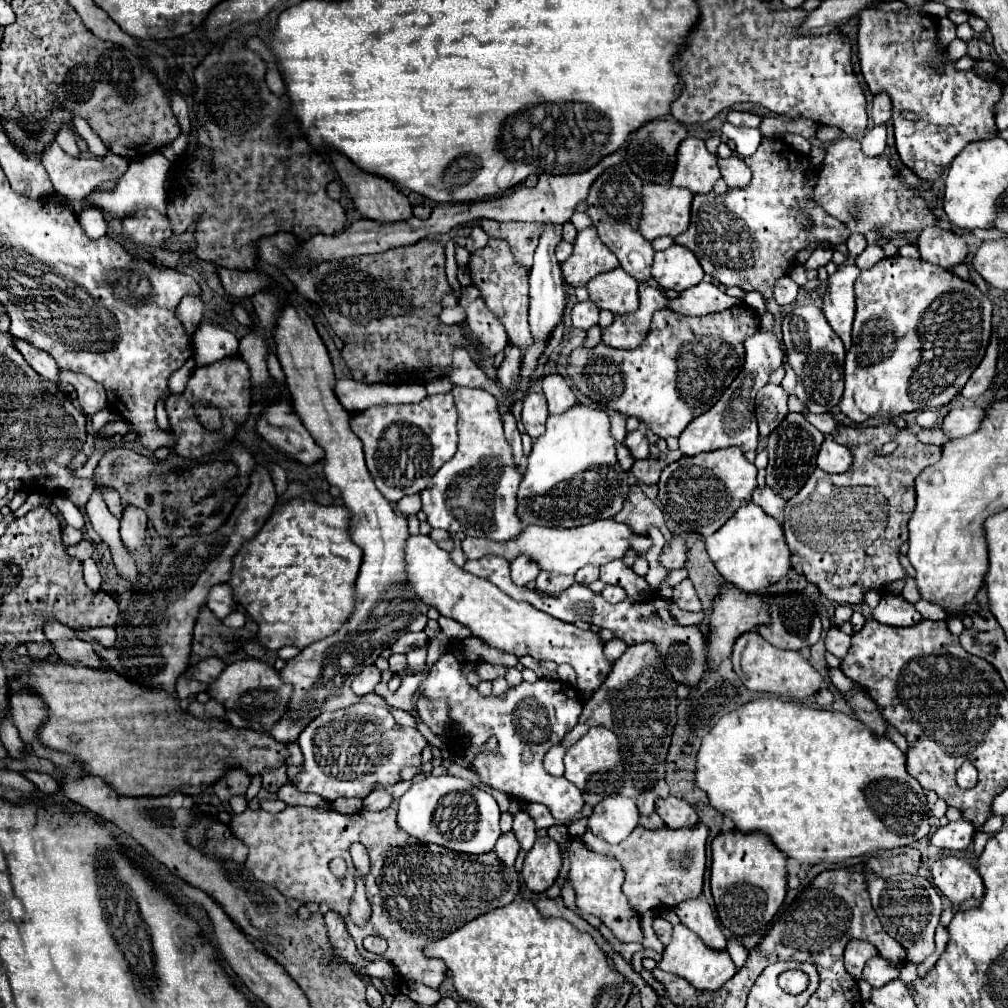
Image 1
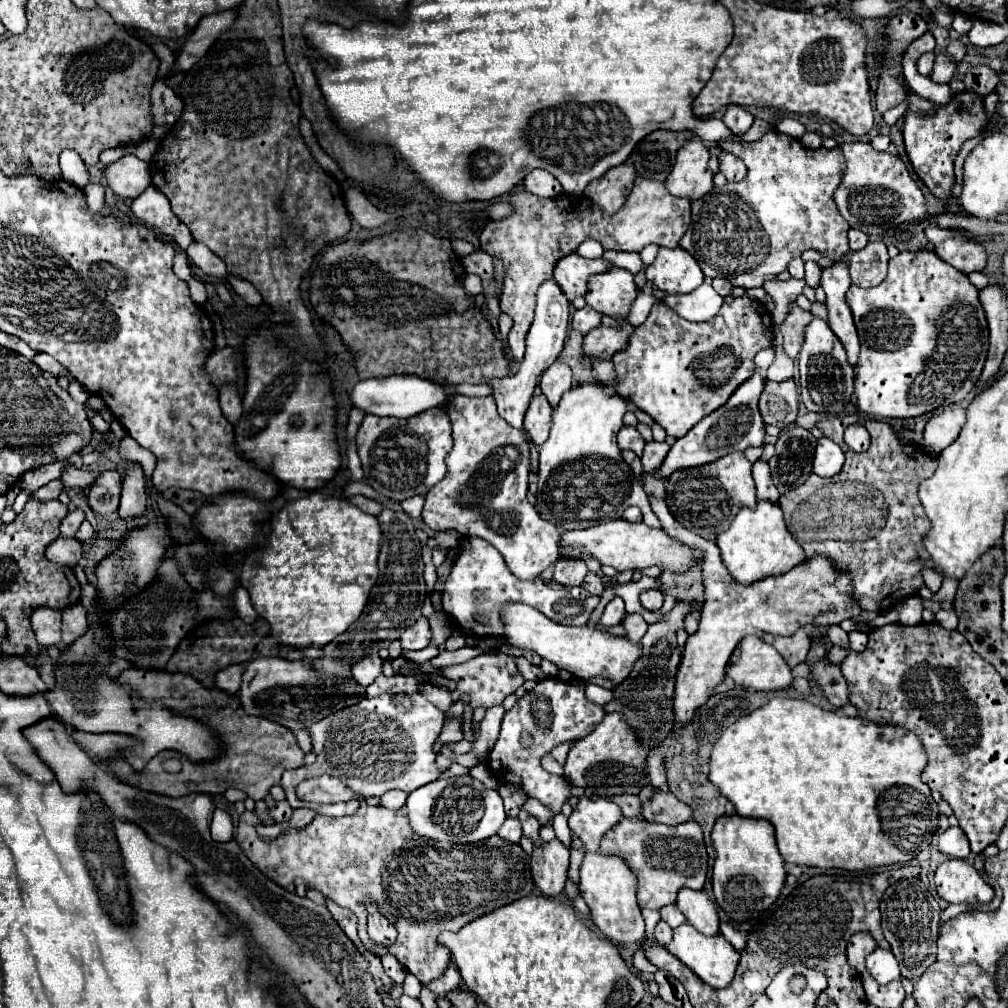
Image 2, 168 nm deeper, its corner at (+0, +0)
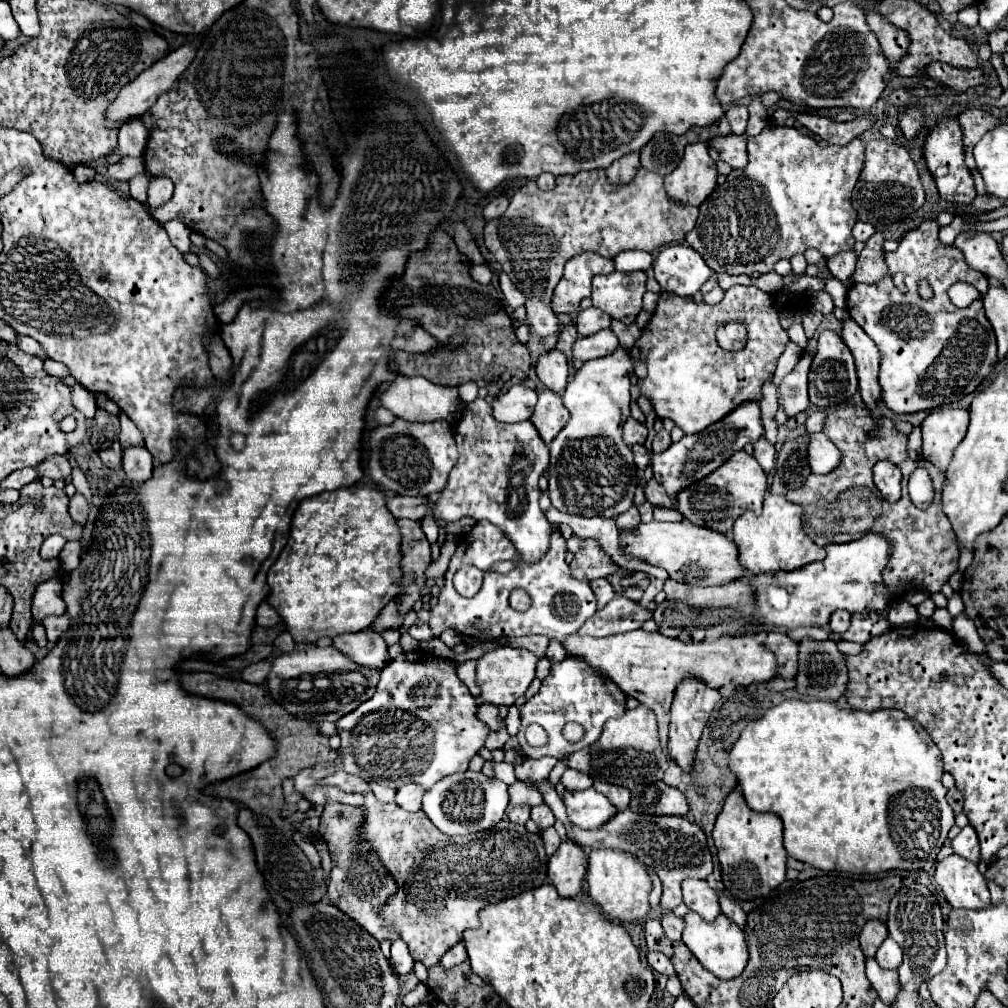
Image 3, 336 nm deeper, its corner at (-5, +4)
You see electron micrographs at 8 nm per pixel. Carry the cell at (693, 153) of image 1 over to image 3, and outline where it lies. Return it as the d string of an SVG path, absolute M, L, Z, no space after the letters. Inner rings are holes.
M691 144L679 166L665 178L665 190L675 200L701 206L717 186L717 168L707 144Z

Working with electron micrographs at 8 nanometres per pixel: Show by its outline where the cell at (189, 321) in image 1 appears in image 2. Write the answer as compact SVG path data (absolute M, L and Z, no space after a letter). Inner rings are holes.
M190 280L188 286L190 286L190 298L196 304L204 304L206 302L206 288L204 288L204 284L198 282L198 280Z

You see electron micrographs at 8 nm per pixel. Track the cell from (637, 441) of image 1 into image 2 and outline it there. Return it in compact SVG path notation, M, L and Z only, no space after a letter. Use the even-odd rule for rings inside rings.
M622 426L622 430L618 432L620 450L632 450L636 456L642 456L644 444L646 444L644 438L640 436L640 432L634 426Z

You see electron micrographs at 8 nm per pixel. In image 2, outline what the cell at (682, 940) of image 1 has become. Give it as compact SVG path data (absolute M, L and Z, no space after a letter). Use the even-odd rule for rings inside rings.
M688 922L680 924L674 930L674 938L666 946L666 950L670 954L674 954L680 962L684 962L704 984L708 984L712 988L728 986L734 978L734 972L736 972L736 966L738 966L738 960L740 960L740 954L732 948L732 944L724 936L720 936L720 934L716 938L704 936L694 926L690 926Z

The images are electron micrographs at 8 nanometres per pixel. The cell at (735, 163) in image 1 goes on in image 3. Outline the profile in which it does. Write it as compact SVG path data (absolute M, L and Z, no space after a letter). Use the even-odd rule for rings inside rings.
M729 134L729 136L717 136L709 142L711 148L715 148L721 156L721 160L725 160L731 168L745 168L747 166L747 150L745 150L745 144L747 144L747 134L743 136L735 136L735 134Z

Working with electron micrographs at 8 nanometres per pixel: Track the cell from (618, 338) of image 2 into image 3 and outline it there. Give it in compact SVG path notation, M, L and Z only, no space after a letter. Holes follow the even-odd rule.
M601 330L593 336L579 336L573 344L573 366L579 368L583 362L611 354L619 340L611 330Z

